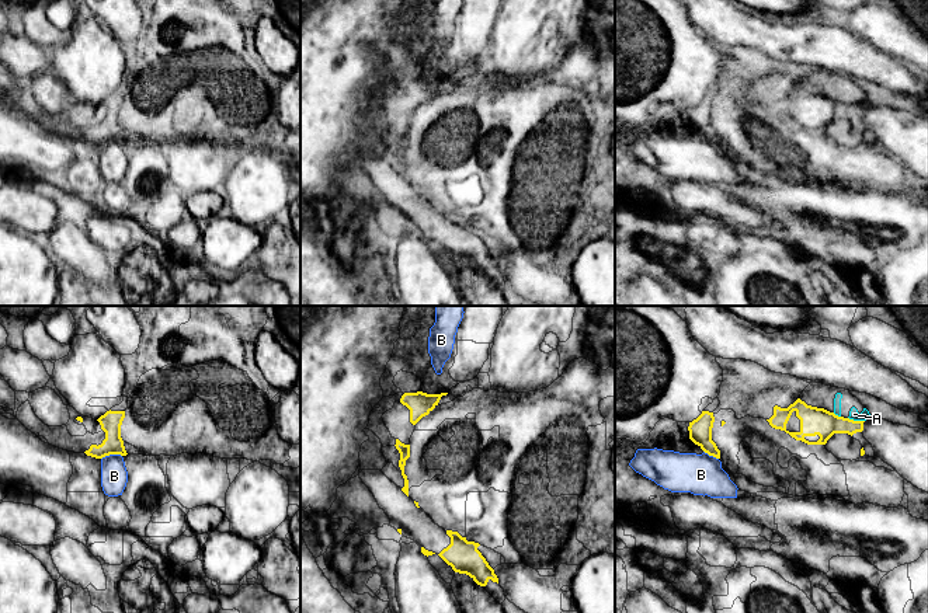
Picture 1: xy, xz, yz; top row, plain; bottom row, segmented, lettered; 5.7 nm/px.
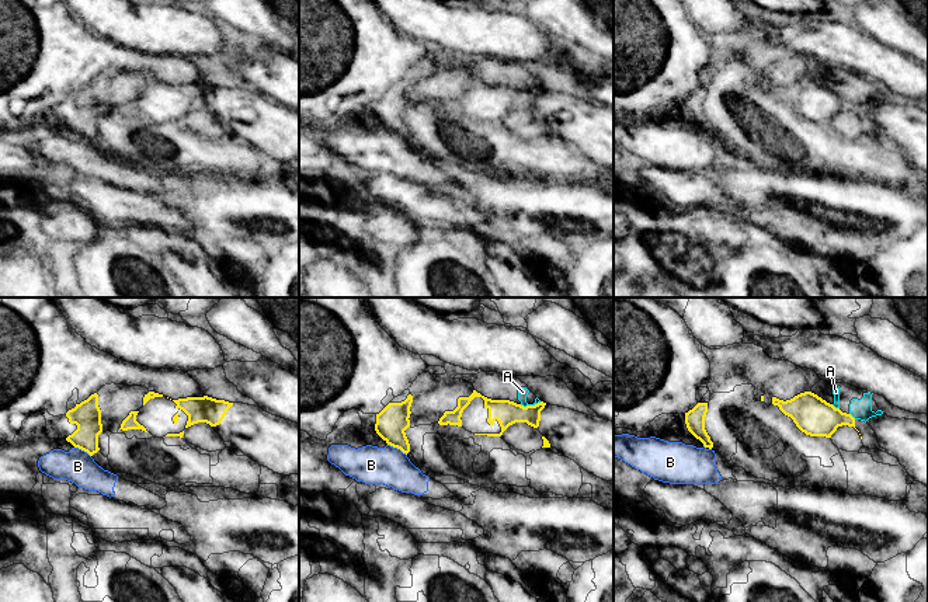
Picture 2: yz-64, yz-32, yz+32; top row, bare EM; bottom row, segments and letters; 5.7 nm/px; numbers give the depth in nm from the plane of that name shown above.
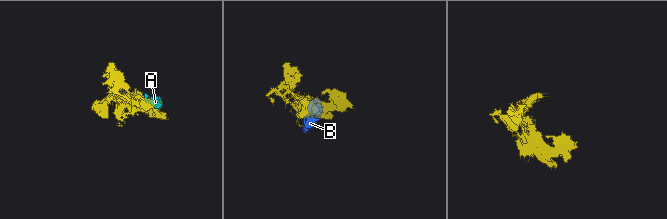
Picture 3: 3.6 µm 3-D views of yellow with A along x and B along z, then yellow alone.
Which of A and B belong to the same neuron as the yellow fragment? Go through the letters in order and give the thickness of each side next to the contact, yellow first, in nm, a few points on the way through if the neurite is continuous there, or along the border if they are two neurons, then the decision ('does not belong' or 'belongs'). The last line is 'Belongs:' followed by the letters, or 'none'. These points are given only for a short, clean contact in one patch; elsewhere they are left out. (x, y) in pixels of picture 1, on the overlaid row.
A: calibres 160 and 60 nm; border yz (848, 417), (864, 421); does not belong
B: calibres 120 and 160 nm; border xy (121, 455), (105, 455), (101, 459); does not belong
Belongs: none

